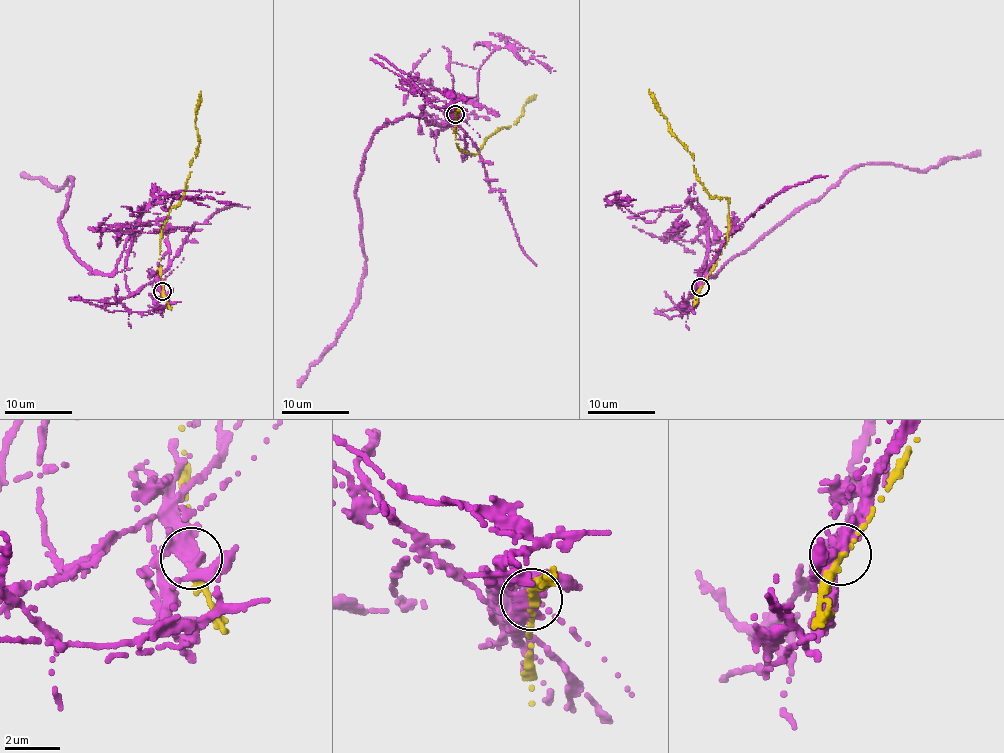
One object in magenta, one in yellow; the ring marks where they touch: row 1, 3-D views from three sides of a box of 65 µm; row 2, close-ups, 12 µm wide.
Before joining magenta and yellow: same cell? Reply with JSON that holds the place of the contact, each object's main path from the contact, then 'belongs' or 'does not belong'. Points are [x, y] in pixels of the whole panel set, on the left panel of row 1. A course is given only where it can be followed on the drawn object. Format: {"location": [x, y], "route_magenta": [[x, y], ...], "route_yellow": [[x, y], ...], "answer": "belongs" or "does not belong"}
{"location": [162, 291], "route_magenta": [[162, 291], [152, 281], [132, 295], [123, 270], [91, 271], [59, 223], [73, 182], [60, 189], [23, 172]], "route_yellow": [[162, 291], [162, 226], [169, 211], [184, 193], [190, 161], [195, 157], [199, 145], [195, 120], [200, 91]], "answer": "does not belong"}

